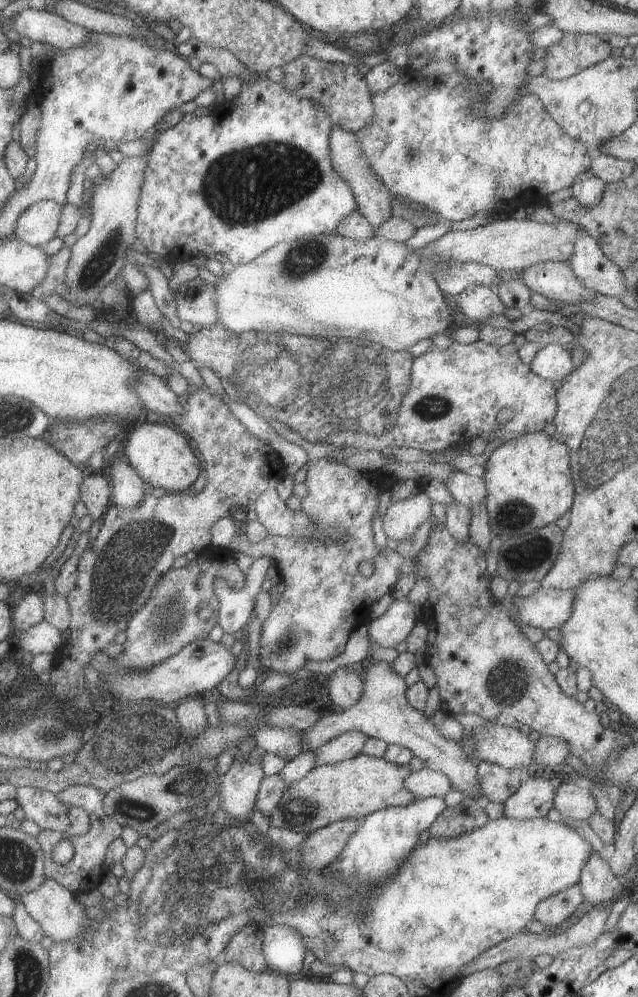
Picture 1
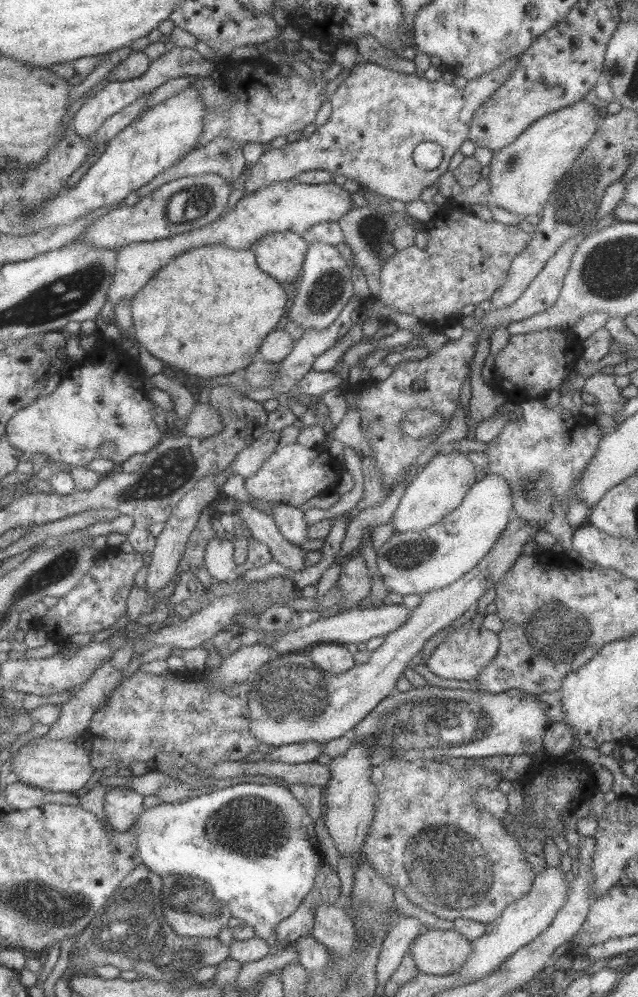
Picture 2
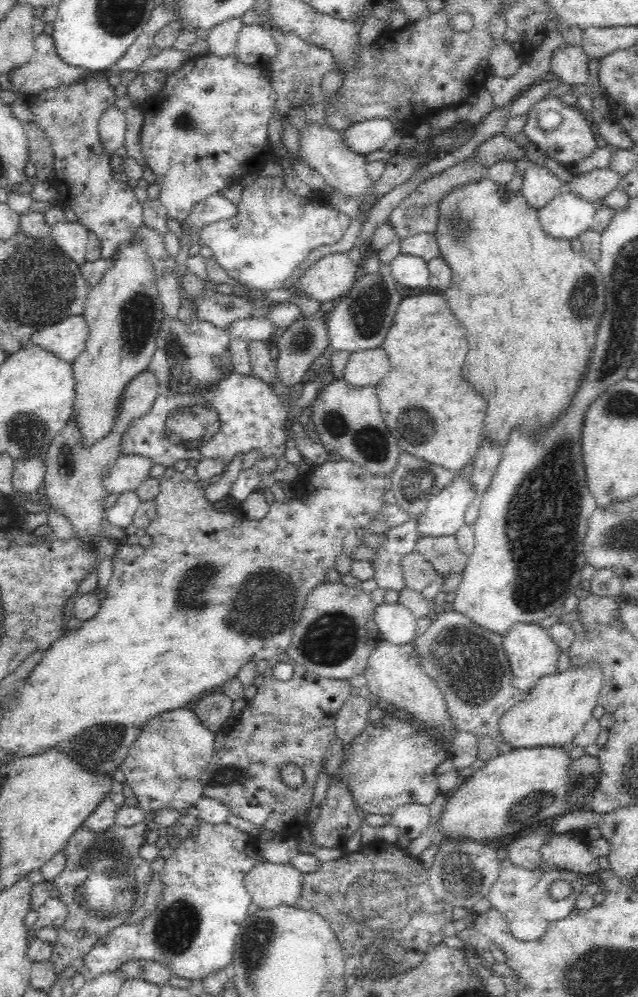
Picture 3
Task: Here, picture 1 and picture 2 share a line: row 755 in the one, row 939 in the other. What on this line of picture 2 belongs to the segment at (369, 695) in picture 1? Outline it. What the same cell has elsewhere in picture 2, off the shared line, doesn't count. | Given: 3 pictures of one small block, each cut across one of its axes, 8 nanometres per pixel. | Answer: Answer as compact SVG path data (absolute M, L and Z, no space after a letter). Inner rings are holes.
M429 928L406 948L413 962L422 974L449 975L469 957L471 944L454 929Z

